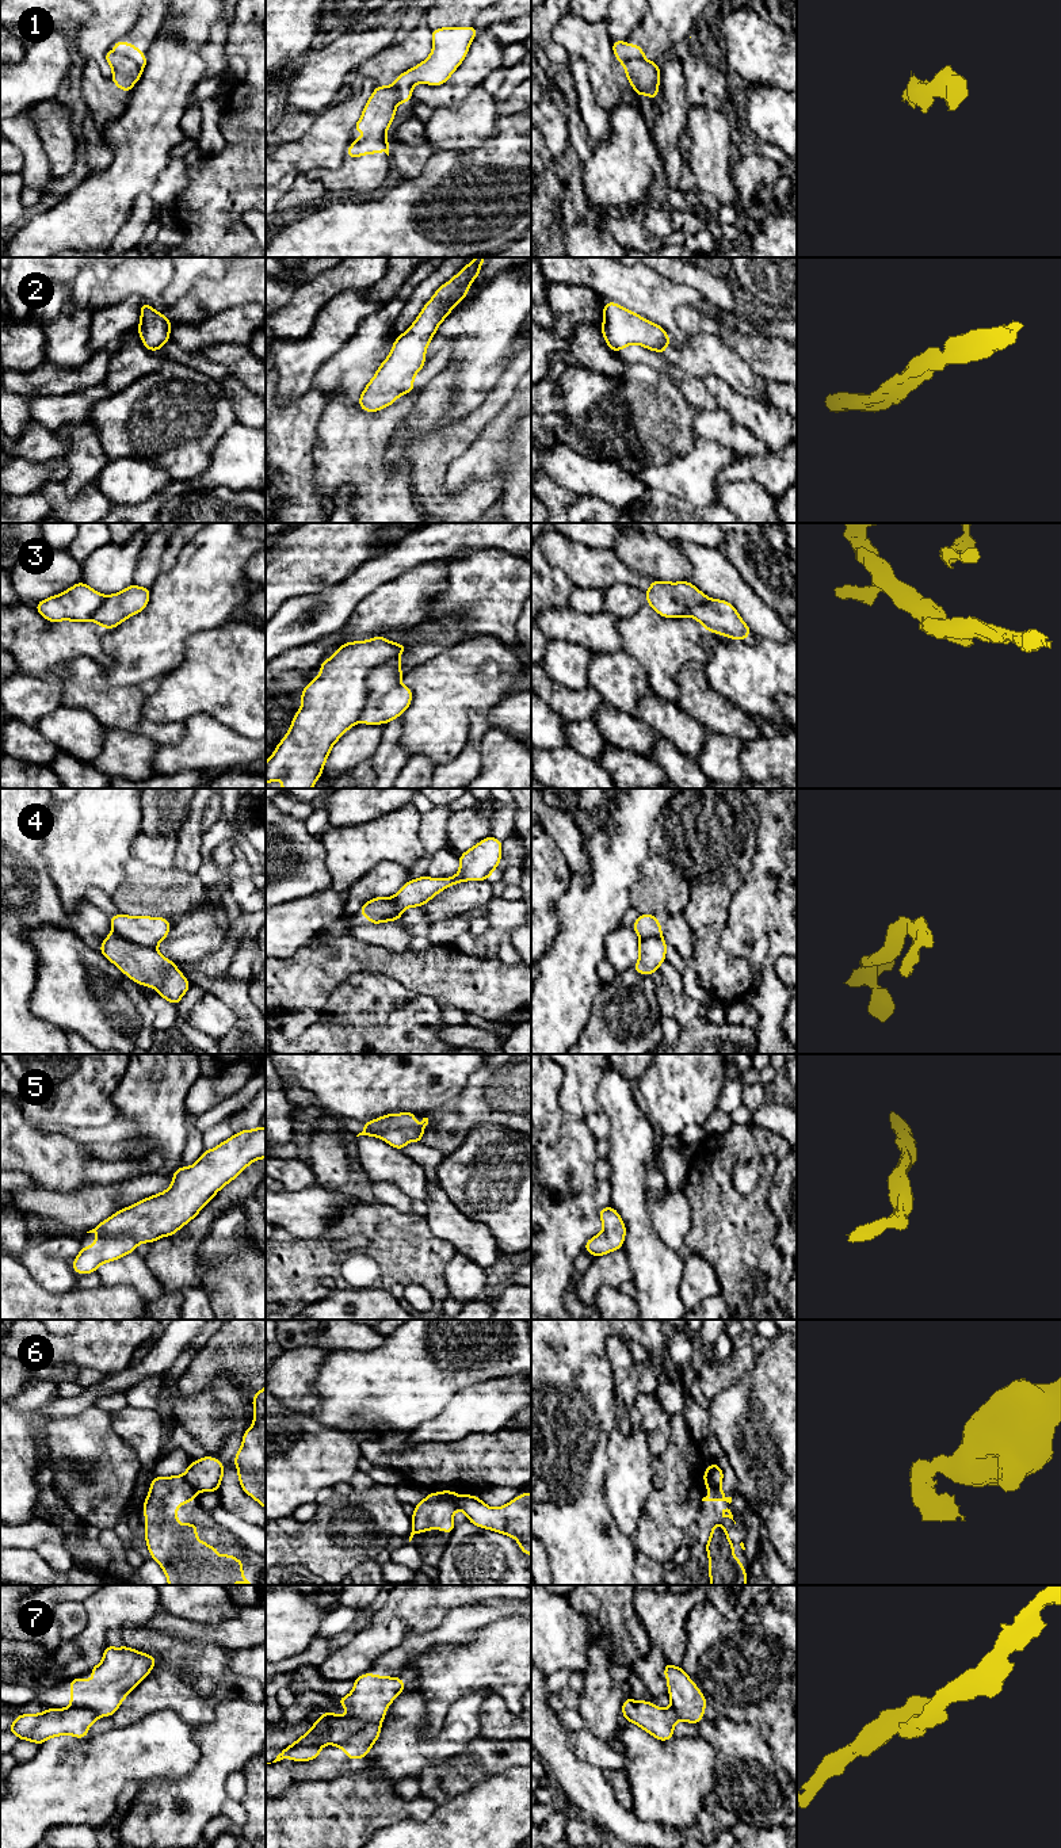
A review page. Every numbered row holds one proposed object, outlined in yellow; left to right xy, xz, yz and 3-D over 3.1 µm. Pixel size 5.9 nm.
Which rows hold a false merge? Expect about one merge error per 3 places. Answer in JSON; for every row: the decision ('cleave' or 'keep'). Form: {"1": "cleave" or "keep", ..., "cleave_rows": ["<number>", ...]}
{"1": "cleave", "2": "keep", "3": "cleave", "4": "cleave", "5": "keep", "6": "cleave", "7": "cleave", "cleave_rows": ["1", "3", "4", "6", "7"]}

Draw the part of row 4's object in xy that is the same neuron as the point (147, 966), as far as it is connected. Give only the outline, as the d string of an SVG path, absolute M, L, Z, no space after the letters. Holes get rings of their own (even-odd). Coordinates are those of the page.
M115 932L107 935L99 951L136 984L154 988L160 997L173 1005L191 986L175 962L156 948L133 943Z

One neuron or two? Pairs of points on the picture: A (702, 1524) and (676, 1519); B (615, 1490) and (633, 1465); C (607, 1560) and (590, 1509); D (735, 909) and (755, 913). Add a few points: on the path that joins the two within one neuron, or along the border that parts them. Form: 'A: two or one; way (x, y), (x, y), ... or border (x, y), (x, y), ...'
A: two; border (698, 1518), (693, 1526), (693, 1542), (689, 1546)
B: one; way (622, 1484), (629, 1477), (629, 1472)
C: one; way (595, 1547), (590, 1542), (590, 1522)
D: one; way (740, 911), (750, 911)

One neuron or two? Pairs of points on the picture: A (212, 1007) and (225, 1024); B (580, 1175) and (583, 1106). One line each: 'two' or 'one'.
A: one
B: two

